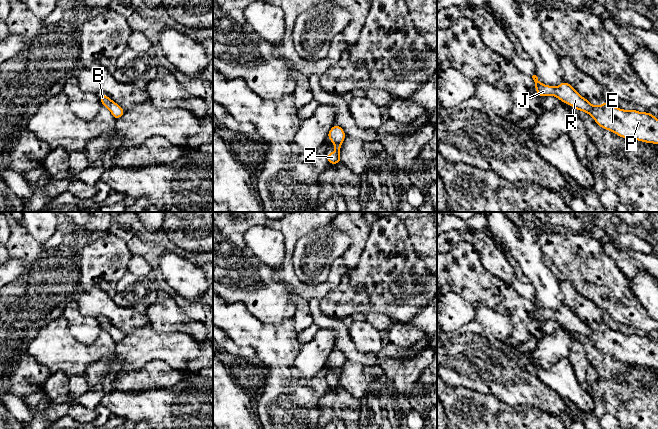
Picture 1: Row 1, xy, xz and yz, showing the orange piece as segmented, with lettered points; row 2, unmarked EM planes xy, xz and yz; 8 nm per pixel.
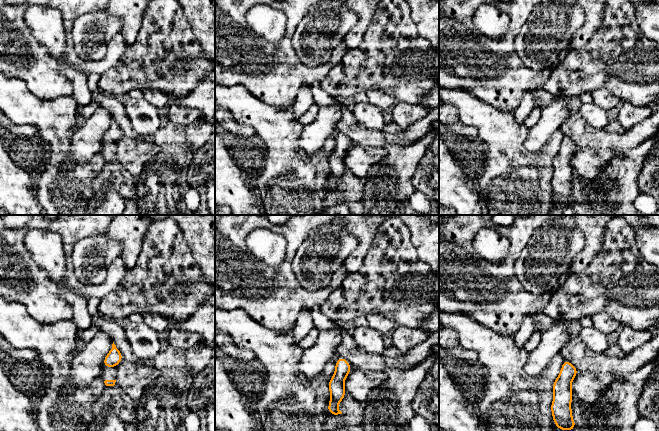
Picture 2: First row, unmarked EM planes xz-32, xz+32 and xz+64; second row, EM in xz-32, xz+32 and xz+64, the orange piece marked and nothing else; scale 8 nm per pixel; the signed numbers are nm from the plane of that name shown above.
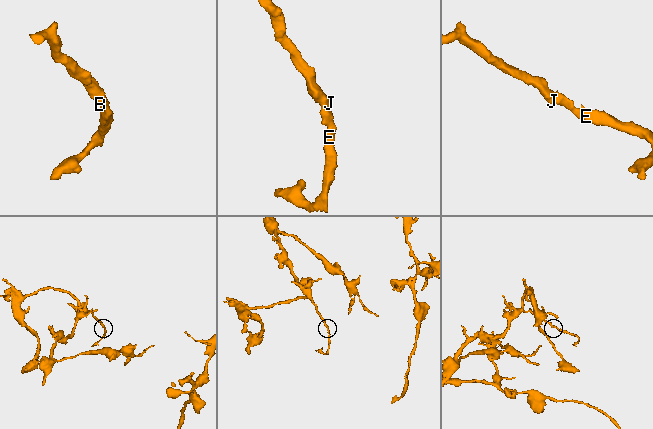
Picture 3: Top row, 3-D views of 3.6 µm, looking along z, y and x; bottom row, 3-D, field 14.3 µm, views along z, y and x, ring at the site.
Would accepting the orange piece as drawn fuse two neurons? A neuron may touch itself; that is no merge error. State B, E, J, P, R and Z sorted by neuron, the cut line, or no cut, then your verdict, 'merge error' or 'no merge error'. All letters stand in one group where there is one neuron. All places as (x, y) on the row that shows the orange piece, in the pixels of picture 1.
B E J P R Z | no cut | no merge error

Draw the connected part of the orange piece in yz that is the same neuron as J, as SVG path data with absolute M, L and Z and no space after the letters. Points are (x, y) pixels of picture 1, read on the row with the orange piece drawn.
M533 75L532 78L535 82L535 90L540 97L553 95L576 110L590 114L598 126L622 138L658 145L658 119L651 113L640 113L635 109L622 110L605 101L601 106L593 106L589 100L580 96L567 81L554 88L543 85L536 75Z

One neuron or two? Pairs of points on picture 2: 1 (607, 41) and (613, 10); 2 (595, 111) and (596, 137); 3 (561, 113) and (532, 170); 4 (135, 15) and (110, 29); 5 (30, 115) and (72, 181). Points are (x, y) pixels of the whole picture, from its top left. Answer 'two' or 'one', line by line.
1: one
2: two
3: two
4: two
5: one

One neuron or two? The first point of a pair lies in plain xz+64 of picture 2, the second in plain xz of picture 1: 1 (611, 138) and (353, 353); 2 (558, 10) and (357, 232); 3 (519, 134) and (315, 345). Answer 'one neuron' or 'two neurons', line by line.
1: one neuron
2: two neurons
3: two neurons

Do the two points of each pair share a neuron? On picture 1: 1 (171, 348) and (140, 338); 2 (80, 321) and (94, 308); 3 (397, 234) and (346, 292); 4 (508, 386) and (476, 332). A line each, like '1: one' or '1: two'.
1: one
2: two
3: one
4: one

